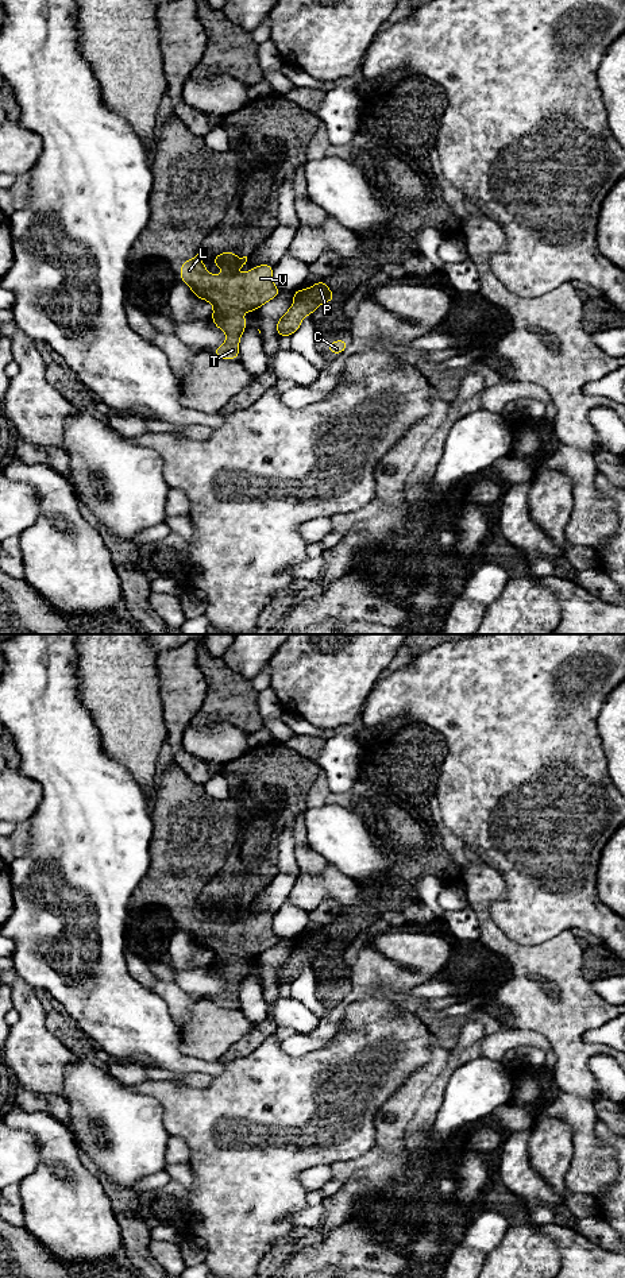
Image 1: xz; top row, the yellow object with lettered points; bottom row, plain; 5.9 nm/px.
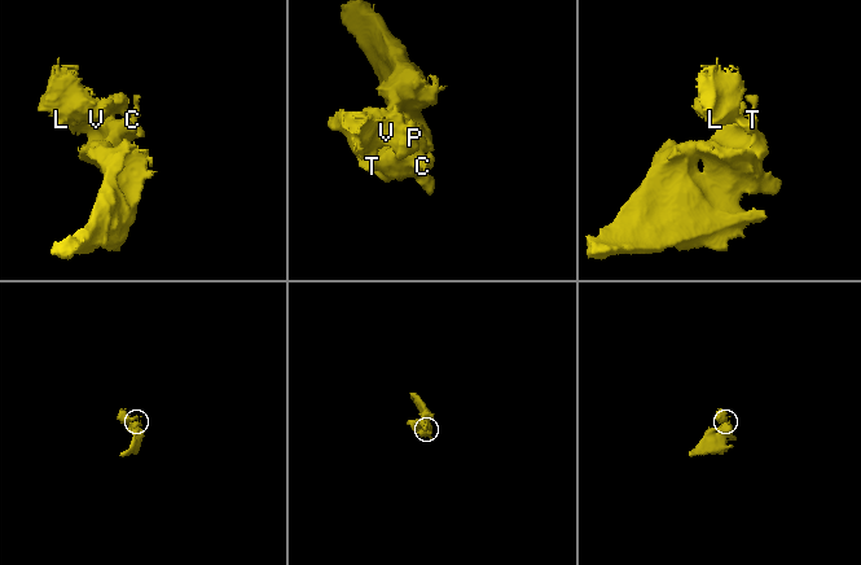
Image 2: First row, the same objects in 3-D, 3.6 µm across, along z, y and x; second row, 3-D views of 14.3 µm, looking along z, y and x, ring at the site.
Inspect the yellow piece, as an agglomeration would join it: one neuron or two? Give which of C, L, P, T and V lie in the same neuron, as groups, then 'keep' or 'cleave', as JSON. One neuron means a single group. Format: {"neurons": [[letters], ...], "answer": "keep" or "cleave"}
{"neurons": [["C", "P", "T"], ["L", "V"]], "answer": "cleave"}

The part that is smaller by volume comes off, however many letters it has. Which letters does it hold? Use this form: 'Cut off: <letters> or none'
Cut off: L, V

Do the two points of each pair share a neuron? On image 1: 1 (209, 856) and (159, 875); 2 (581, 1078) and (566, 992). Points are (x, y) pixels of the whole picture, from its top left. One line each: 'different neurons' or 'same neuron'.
1: same neuron
2: same neuron

